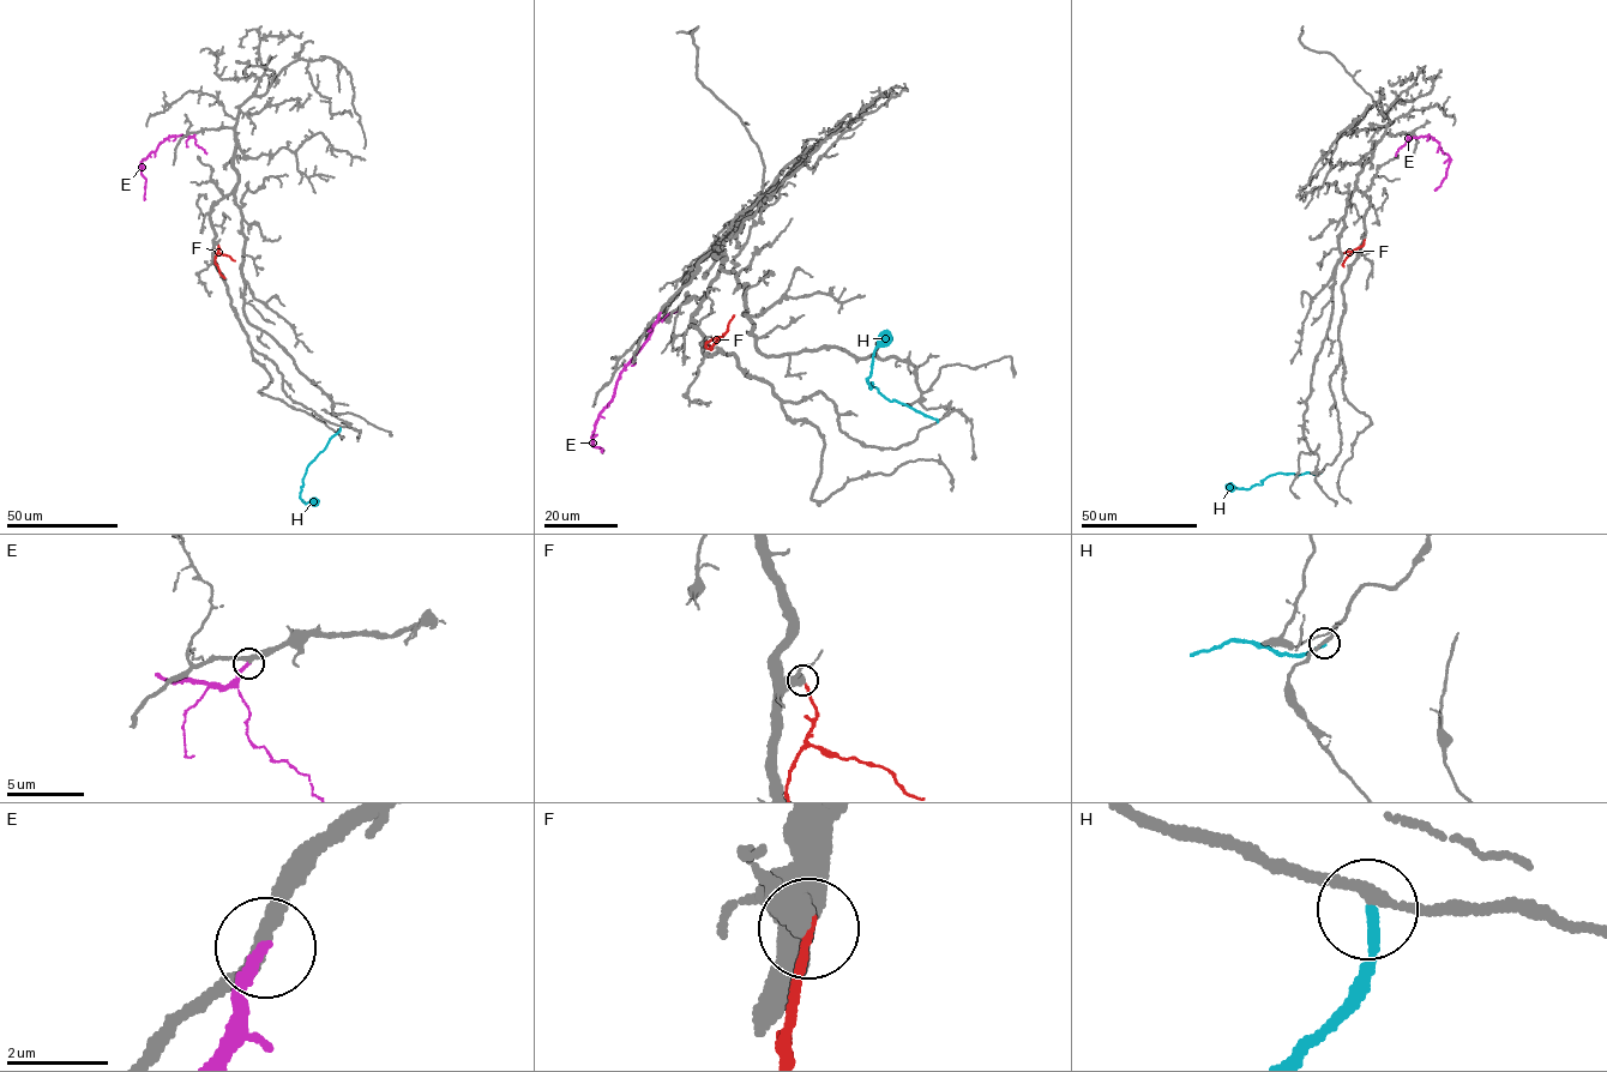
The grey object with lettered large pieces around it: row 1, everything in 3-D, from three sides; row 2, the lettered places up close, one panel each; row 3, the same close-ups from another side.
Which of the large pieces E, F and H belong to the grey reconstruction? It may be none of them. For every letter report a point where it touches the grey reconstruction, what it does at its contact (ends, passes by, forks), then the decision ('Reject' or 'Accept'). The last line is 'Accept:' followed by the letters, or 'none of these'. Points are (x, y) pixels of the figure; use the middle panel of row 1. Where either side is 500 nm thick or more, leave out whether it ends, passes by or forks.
E: Touches grey at (660, 312). It ends there. Accept
F: Touches grey at (708, 344). It ends there. Reject
H: Touches grey at (937, 421). It ends there. Reject
Accept: E

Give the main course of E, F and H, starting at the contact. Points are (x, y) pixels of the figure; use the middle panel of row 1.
E: (660, 313), (651, 333), (619, 375), (611, 402), (599, 419), (591, 435), (594, 447), (601, 450)
F: (709, 344), (712, 349), (705, 347), (706, 343), (718, 337), (721, 341)
H: (937, 422), (891, 402), (871, 386), (872, 384), (870, 389), (867, 378), (872, 357), (889, 330)

